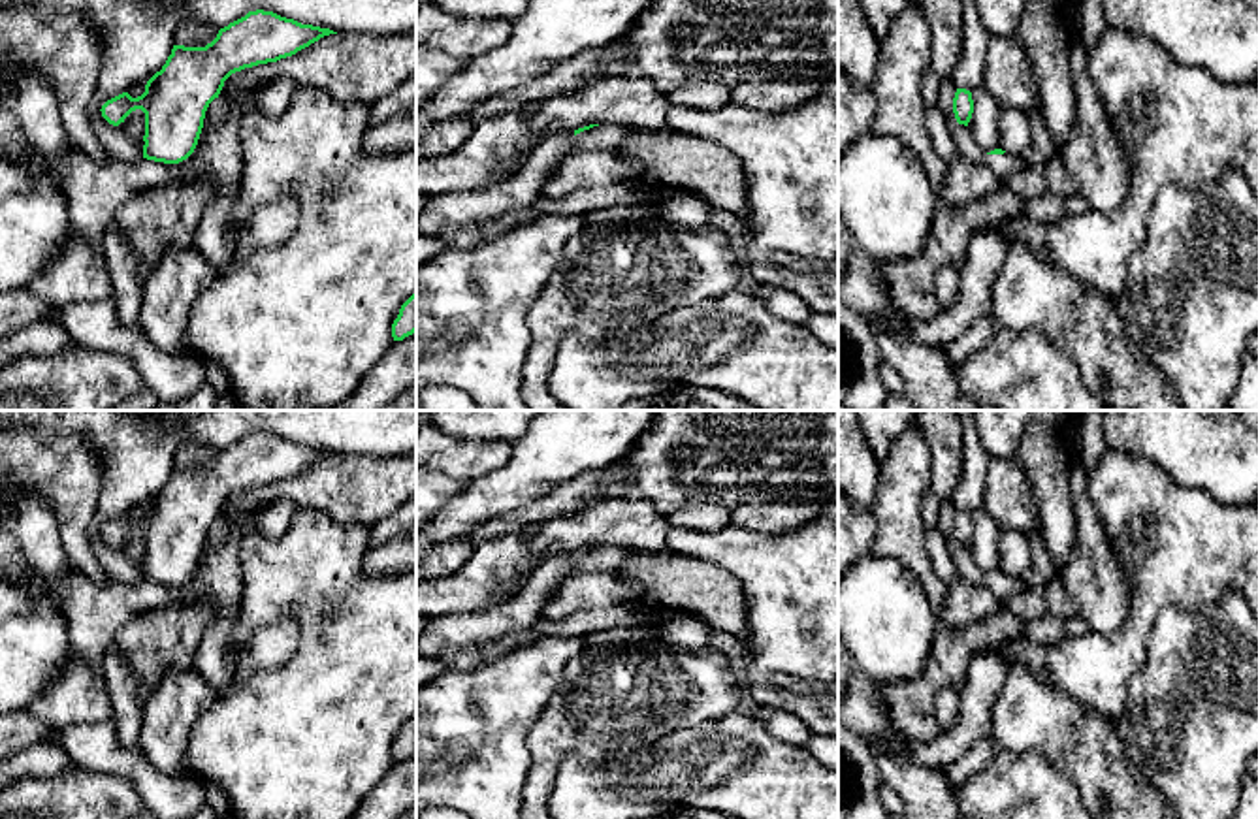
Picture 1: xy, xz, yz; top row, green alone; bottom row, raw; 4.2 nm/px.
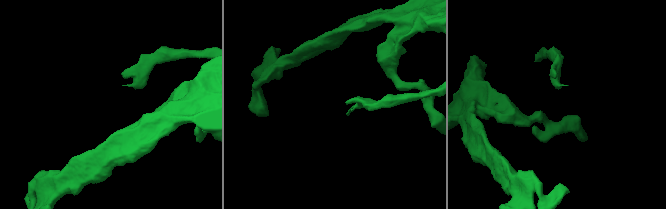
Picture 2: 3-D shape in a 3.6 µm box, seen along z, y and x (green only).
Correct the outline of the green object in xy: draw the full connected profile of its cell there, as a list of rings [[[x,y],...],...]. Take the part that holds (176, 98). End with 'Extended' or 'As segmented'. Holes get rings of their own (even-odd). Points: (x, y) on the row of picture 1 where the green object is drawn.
[[[249,11],[220,28],[205,47],[173,45],[143,94],[132,98],[122,92],[107,100],[100,109],[102,117],[119,126],[132,111],[141,109],[143,158],[179,164],[194,153],[205,111],[232,73],[292,56],[330,34],[337,32],[301,24],[273,11]]]. As segmented

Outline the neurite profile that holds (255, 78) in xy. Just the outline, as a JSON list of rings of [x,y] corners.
[[[416,30],[390,36],[330,34],[292,56],[232,73],[224,88],[258,90],[279,77],[371,107],[416,77]]]

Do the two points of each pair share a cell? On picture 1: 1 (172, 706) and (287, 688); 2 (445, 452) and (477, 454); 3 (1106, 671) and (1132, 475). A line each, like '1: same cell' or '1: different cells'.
1: different cells
2: same cell
3: same cell

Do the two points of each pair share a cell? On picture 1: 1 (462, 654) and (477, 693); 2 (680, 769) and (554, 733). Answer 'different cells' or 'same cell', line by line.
1: different cells
2: different cells

